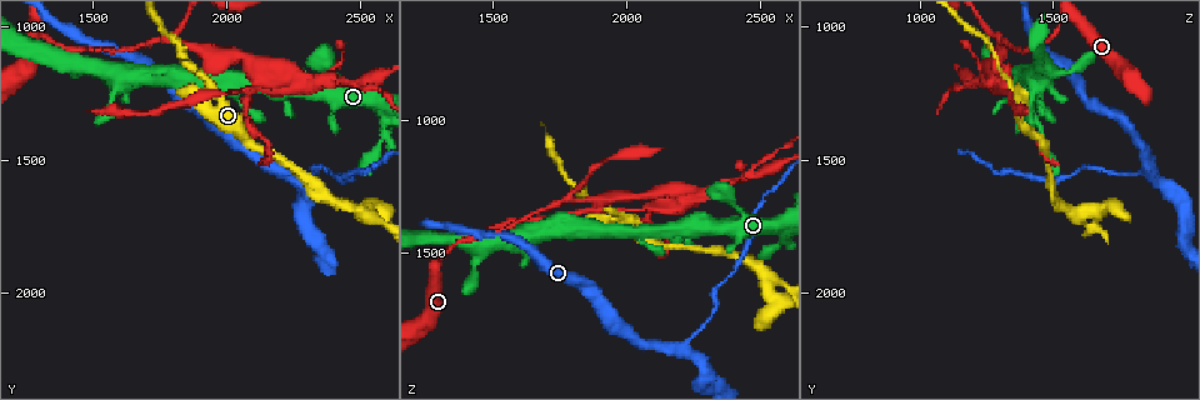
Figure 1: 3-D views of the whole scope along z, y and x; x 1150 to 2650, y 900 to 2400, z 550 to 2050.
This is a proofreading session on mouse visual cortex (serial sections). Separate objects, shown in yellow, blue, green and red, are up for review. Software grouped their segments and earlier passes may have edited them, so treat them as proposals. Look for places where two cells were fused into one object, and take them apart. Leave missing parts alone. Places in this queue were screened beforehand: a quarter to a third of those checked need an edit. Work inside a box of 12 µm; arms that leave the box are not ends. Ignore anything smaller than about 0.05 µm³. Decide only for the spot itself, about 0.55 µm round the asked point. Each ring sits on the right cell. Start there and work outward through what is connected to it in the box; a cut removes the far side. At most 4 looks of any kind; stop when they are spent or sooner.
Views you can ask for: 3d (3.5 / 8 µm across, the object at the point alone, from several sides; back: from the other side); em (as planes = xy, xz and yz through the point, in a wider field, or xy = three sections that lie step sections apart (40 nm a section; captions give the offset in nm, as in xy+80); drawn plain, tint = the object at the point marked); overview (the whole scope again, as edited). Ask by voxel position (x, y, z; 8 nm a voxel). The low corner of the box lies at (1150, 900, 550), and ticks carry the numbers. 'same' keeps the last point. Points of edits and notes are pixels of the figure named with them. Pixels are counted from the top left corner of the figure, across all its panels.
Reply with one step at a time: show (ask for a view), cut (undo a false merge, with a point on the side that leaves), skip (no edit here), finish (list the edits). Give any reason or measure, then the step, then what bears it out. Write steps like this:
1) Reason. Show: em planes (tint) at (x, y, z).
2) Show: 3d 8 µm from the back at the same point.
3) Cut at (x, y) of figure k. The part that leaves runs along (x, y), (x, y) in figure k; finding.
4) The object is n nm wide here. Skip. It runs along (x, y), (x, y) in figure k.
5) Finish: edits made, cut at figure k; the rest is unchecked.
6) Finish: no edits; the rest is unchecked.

Three arms meet. Show: 3d 3.5 µm at (1770, 1060, 1300).

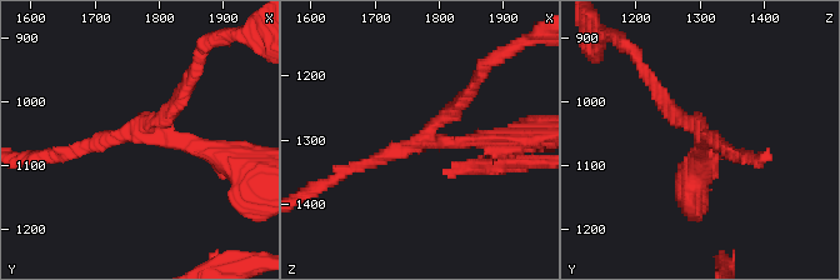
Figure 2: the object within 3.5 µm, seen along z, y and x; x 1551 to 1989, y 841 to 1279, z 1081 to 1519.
3 arms meet here; the arms are 150, 200, 200 nm wide. Show: em xy step 2 (tint) at (1775, 1050, 1300).

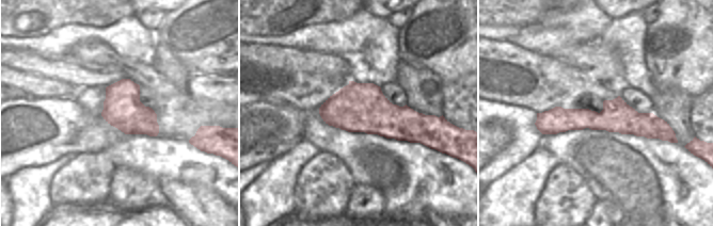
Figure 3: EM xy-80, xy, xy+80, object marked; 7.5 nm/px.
The object is 360 nm wide here. Skip. It runs along (348, 170), (416, 141), (501, 138) in figure 2; continuous, no second cell.

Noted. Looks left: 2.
Two arms in line, one across. Show: 3d 8 µm at (2200, 1540, 1860).

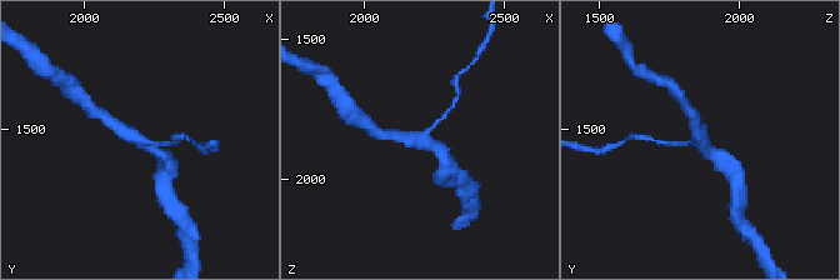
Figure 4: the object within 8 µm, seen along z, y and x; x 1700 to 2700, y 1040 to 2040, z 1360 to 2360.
3 arms meet here; the arms are 150, 300, 300 nm wide. Show: em xy step 3 (tint) at (2200, 1530, 1860).

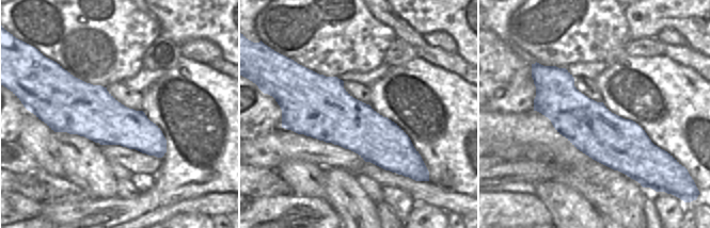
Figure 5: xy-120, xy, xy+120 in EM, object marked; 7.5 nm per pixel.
The object is 440 nm wide here. Skip. It runs along (543, 76), (605, 137), (652, 159) in figure 5; all the same cell.

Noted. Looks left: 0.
Finish: no edits; the rest is unchecked.

